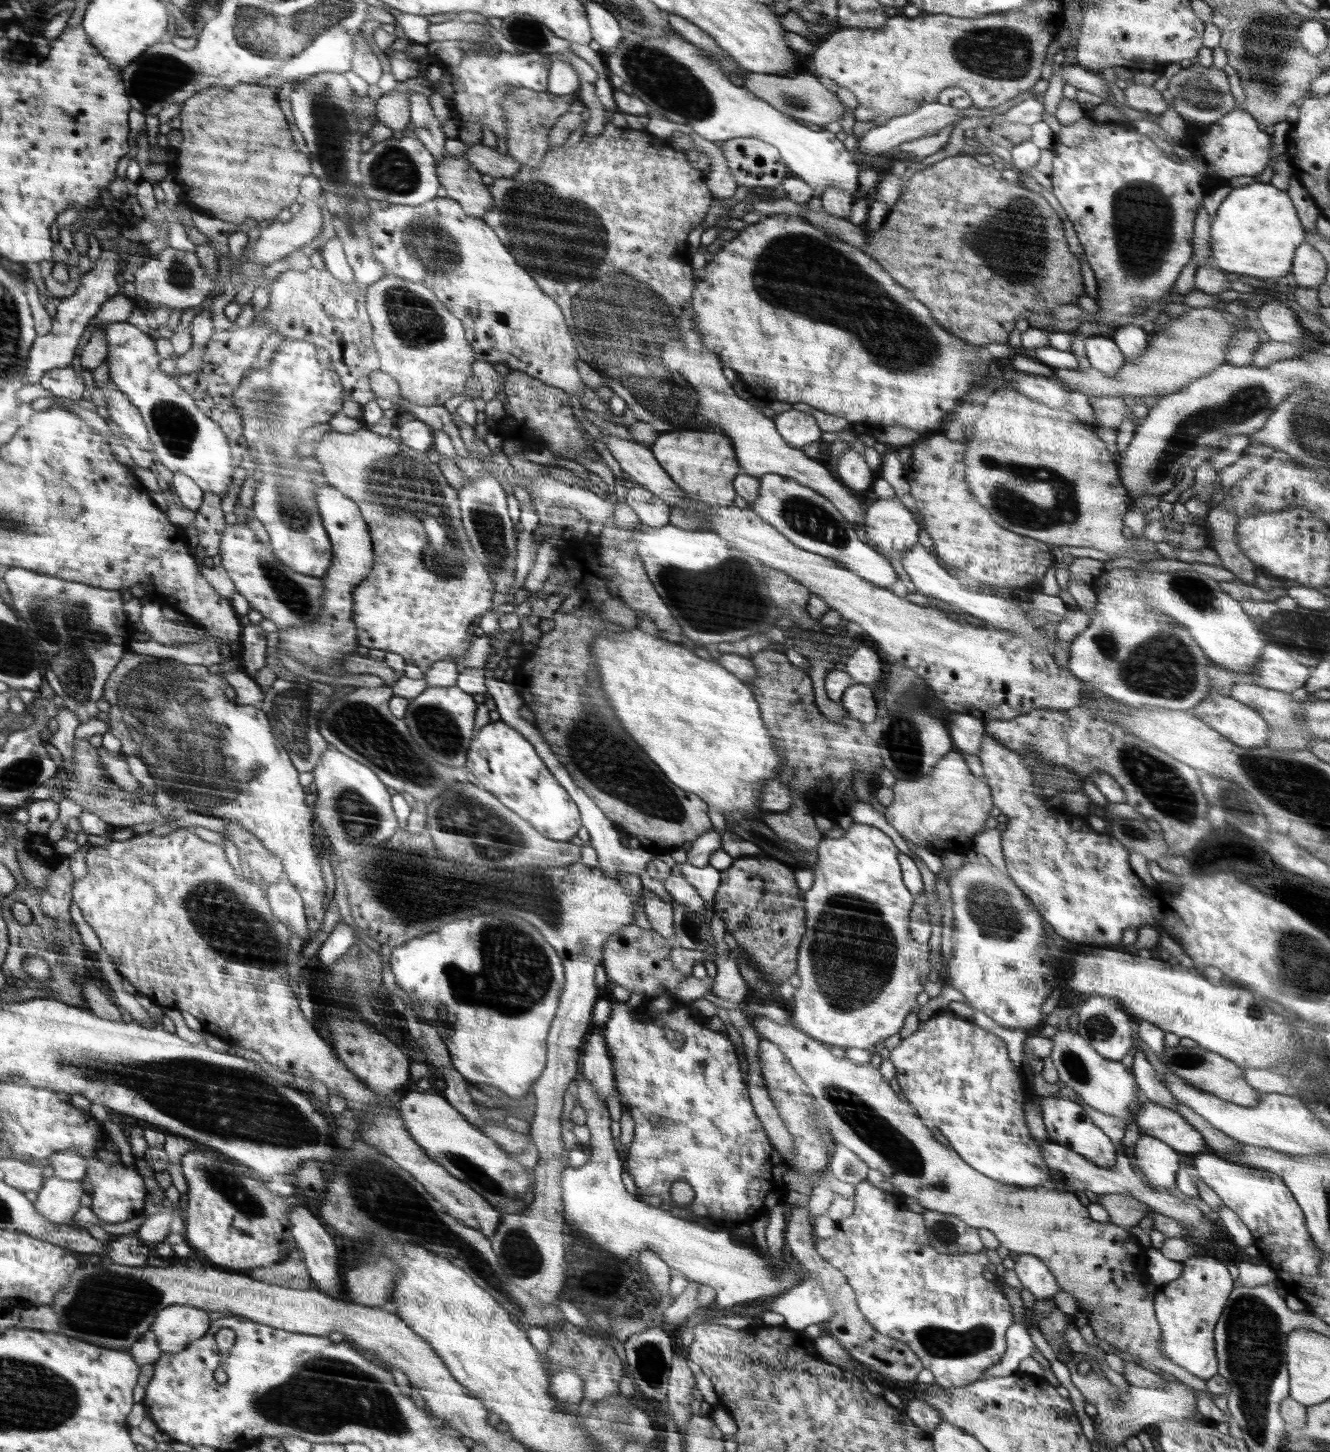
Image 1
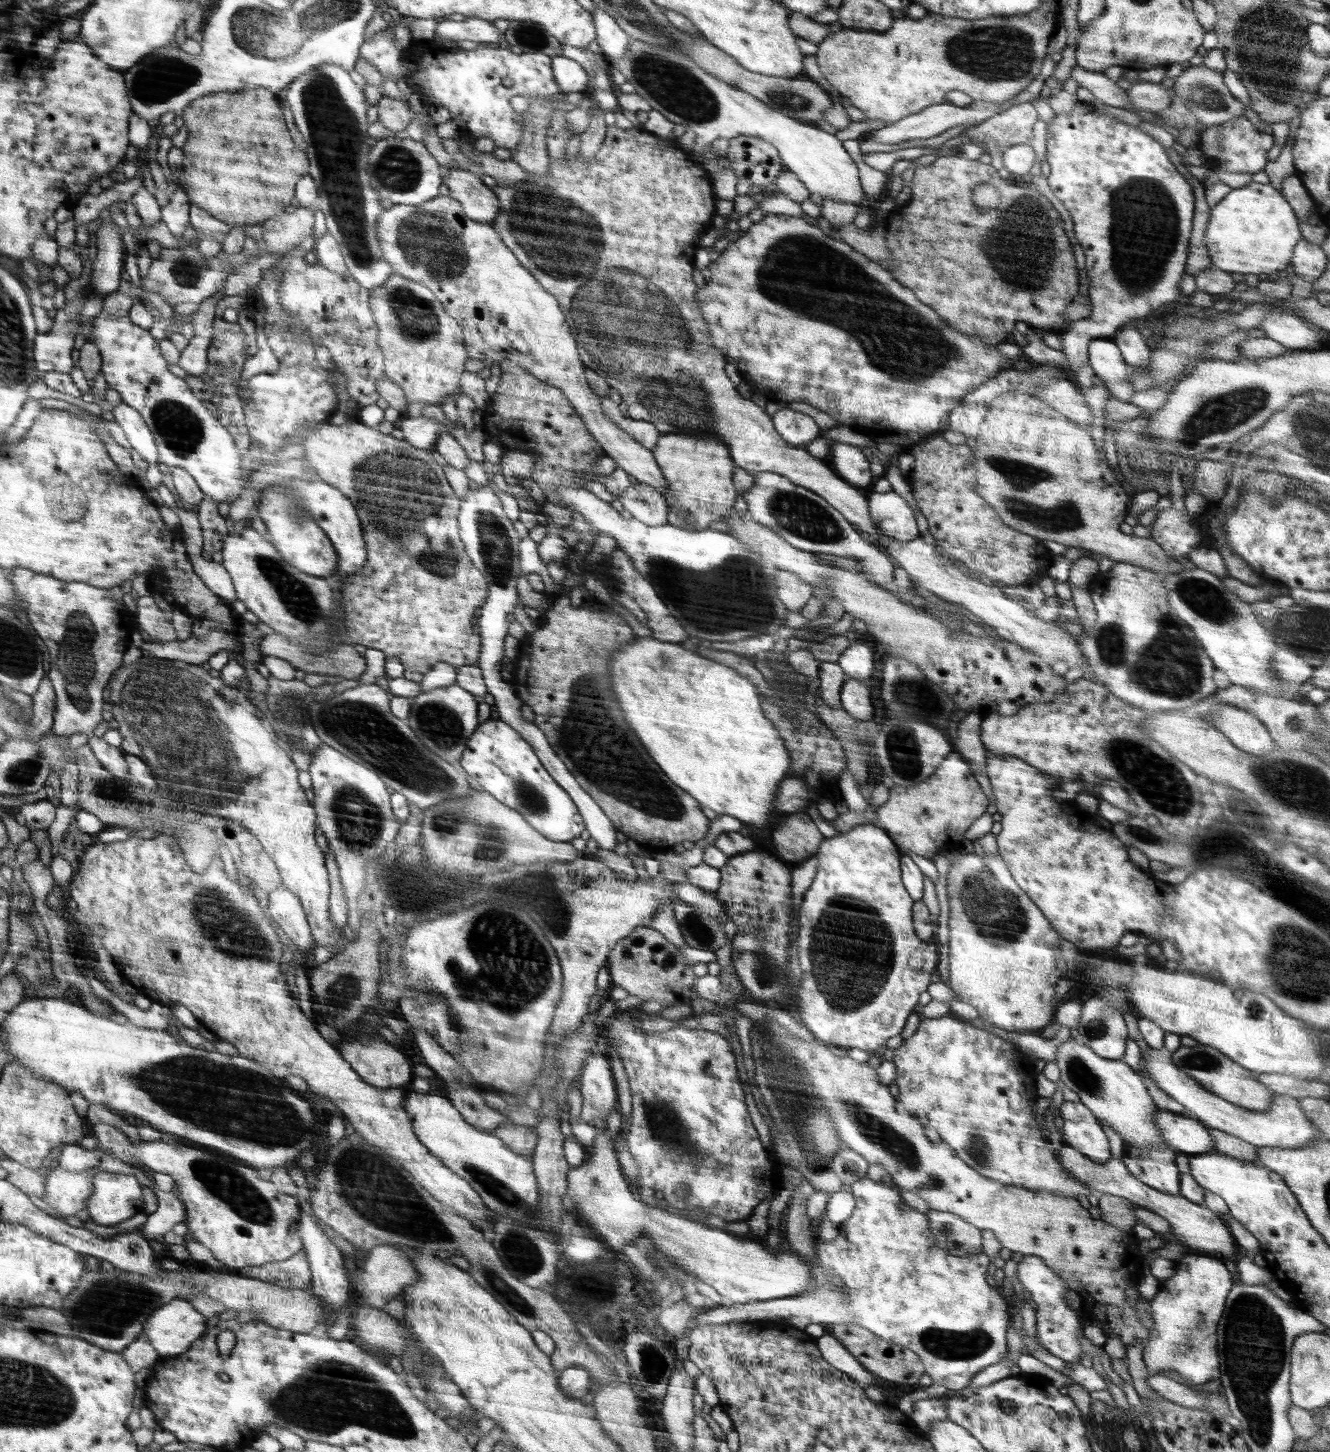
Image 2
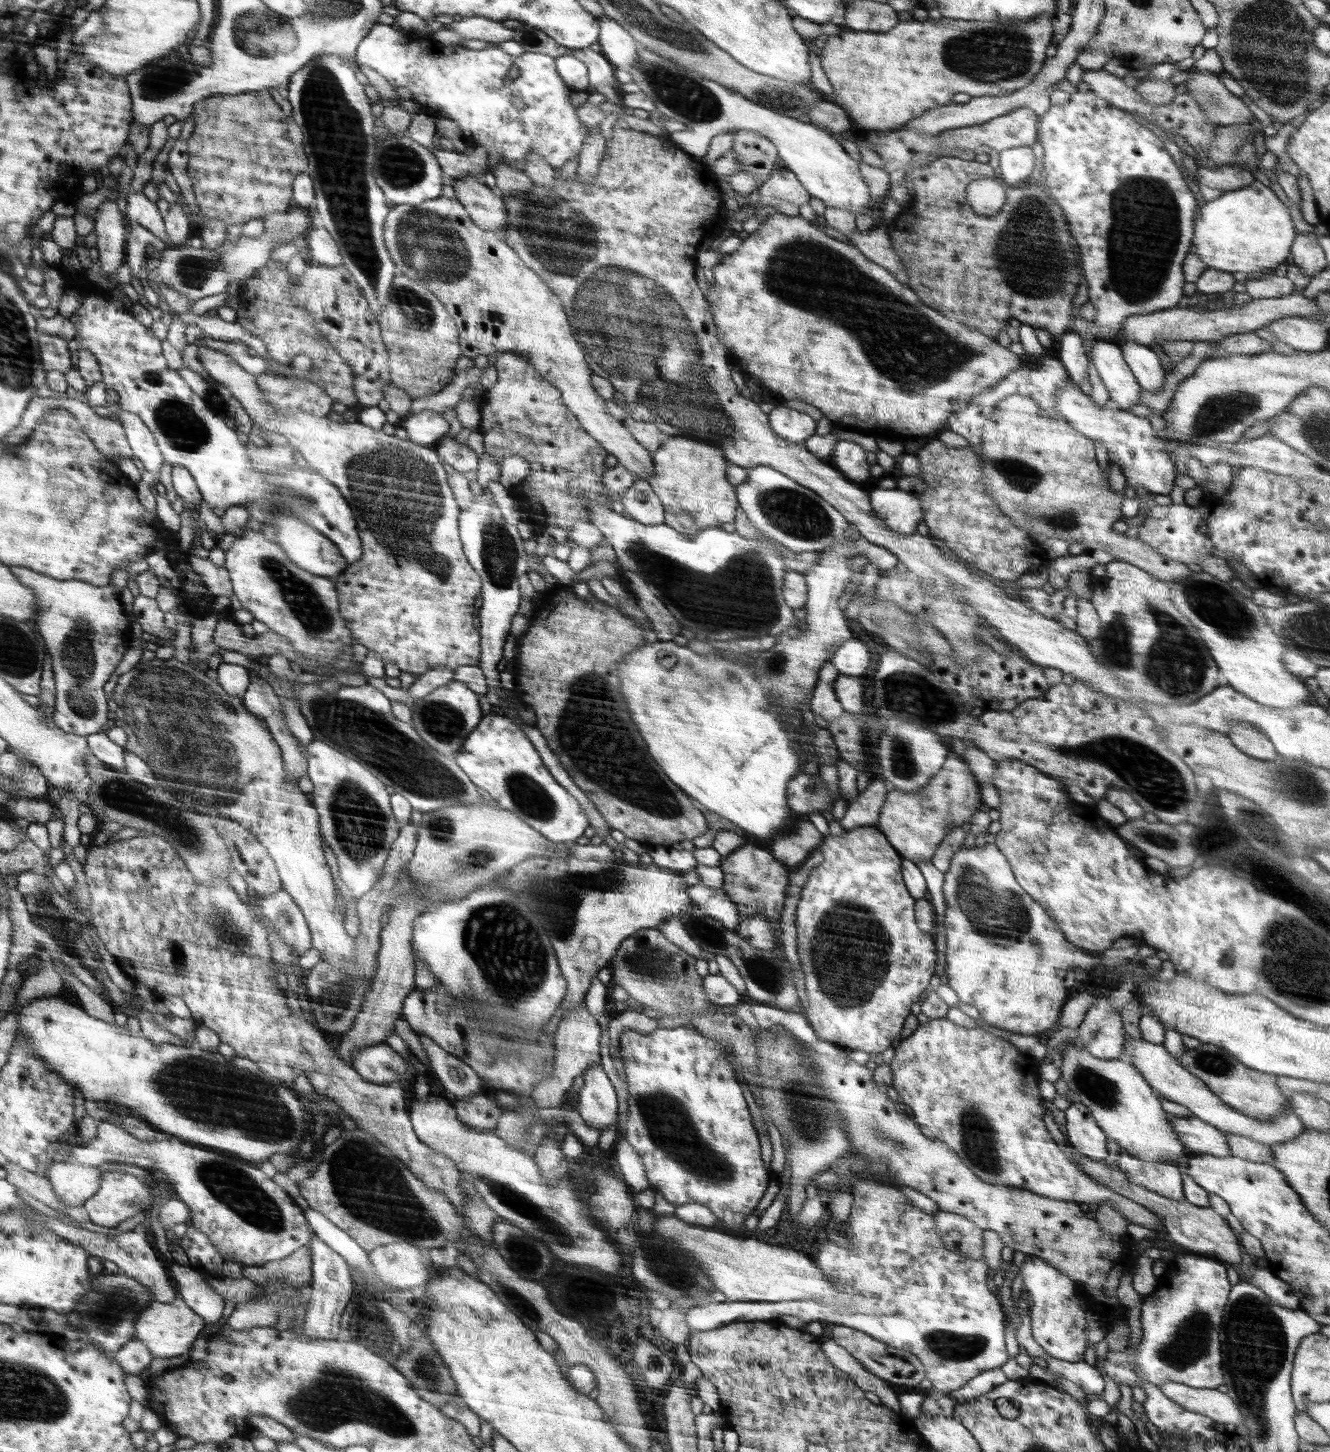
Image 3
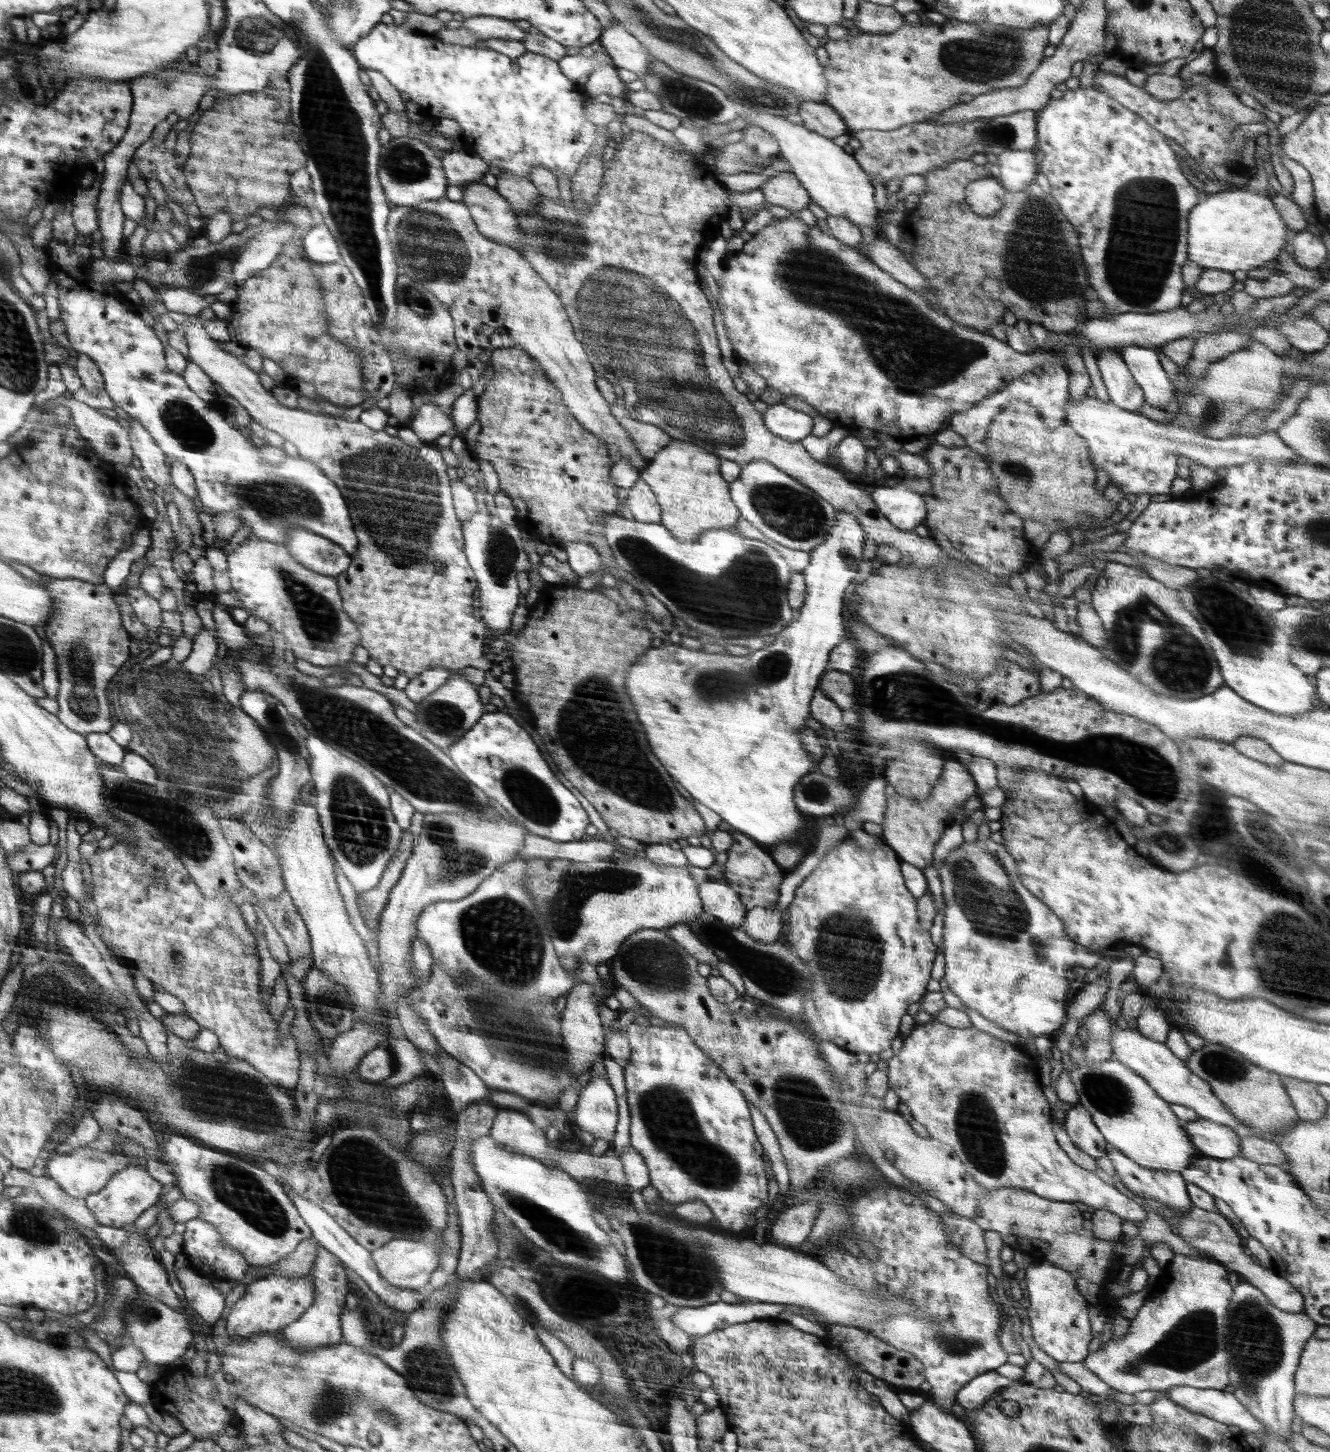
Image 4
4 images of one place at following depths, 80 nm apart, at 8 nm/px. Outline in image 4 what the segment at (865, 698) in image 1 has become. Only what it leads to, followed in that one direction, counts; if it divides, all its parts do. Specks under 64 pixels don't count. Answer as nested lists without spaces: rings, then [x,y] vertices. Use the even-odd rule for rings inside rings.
[[[826,670],[820,677],[818,689],[822,689],[840,708],[855,708],[855,684],[850,673]]]

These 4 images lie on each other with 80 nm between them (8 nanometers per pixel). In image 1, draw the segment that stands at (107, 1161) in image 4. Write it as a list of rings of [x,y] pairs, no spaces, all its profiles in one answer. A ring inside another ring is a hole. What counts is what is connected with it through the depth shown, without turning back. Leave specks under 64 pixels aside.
[[[54,1175],[50,1179],[45,1179],[33,1205],[35,1211],[50,1222],[68,1224],[81,1207],[80,1196],[88,1192],[85,1178],[62,1180]]]

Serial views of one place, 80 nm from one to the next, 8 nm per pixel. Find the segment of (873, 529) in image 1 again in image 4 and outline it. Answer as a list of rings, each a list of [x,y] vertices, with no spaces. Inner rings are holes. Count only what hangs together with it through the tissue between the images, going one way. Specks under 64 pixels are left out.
[[[900,481],[894,486],[878,484],[871,500],[877,507],[879,517],[888,519],[900,530],[912,531],[919,524],[924,524],[926,502],[922,495],[916,494]]]

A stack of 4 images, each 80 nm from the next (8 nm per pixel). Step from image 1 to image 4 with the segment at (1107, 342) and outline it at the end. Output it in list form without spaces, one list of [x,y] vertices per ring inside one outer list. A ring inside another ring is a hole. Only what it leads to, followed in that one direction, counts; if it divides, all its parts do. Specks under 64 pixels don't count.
[[[1100,349],[1102,352],[1096,356],[1096,363],[1108,389],[1109,402],[1136,413],[1144,404],[1142,389],[1135,382],[1118,350]]]

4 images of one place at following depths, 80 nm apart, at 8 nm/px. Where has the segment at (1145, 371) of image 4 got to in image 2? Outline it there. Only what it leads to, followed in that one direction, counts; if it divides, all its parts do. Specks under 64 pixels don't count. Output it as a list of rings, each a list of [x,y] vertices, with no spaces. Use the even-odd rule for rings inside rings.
[[[1125,326],[1111,339],[1116,343],[1116,346],[1119,346],[1121,356],[1124,357],[1124,361],[1129,367],[1138,370],[1138,372],[1148,370],[1152,350],[1146,345],[1145,338],[1136,327]]]

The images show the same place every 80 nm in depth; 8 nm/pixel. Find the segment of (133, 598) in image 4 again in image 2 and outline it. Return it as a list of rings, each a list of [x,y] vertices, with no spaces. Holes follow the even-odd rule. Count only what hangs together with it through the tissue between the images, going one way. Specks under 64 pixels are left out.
[[[153,595],[138,598],[135,618],[139,628],[145,630],[152,639],[162,643],[177,641],[177,630],[165,616],[165,612],[155,603]]]

